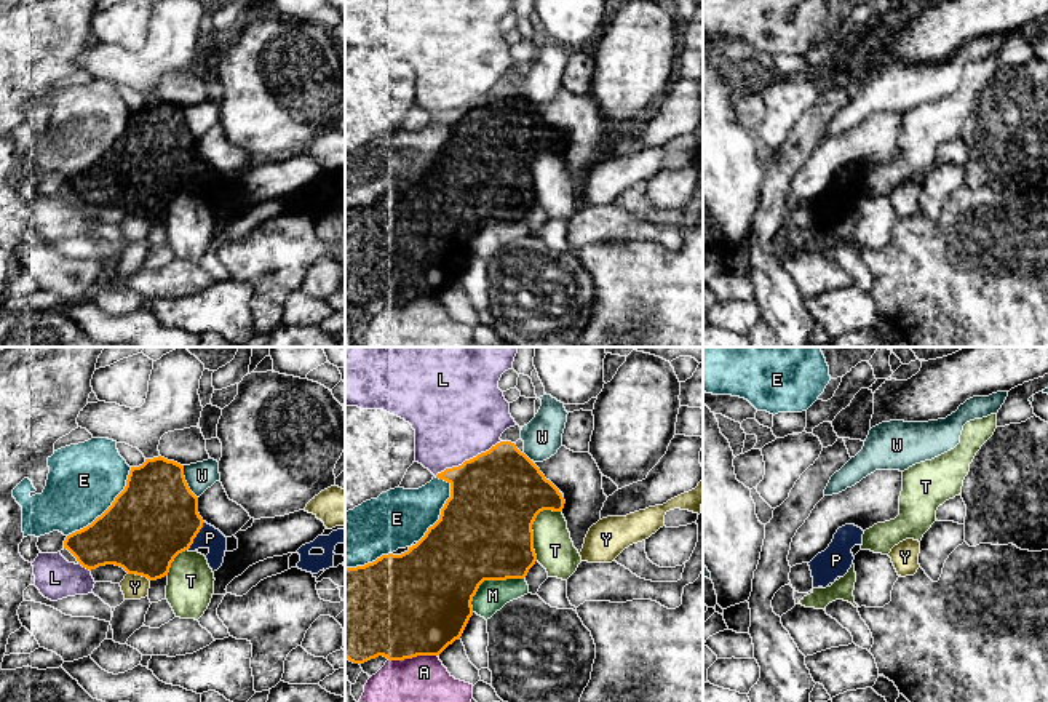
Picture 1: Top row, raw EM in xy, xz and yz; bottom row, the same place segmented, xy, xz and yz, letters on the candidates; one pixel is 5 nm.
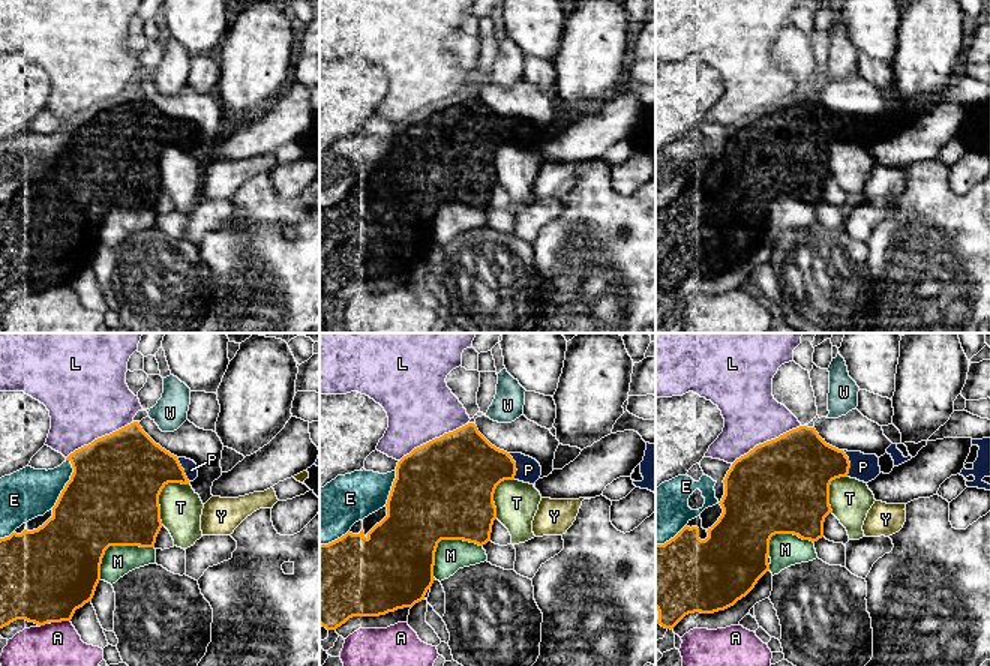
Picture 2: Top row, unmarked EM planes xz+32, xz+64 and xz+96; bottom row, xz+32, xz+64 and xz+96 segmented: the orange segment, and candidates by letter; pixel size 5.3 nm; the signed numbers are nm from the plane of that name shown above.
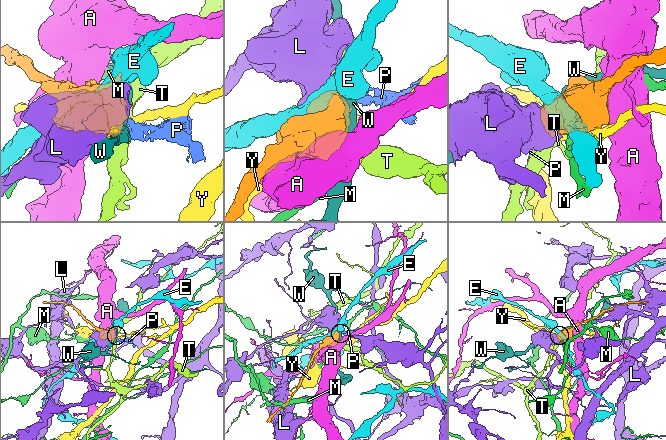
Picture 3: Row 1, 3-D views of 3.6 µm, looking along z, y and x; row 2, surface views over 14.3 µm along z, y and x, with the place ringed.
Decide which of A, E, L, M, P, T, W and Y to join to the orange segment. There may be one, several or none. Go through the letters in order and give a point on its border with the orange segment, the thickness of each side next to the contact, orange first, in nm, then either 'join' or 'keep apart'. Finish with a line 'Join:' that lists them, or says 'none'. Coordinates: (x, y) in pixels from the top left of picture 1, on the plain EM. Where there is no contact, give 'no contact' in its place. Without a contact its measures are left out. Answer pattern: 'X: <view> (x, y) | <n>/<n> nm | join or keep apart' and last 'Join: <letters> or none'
A: xz (412, 298) | 500/460 nm | keep apart
E: xy (109, 149) | 440/360 nm | keep apart
L: xz (467, 103) | 460/460 nm | keep apart
M: xz (488, 221) | 480/160 nm | keep apart
P: xy (195, 178) | 440/110 nm | join
T: xz (531, 168) | 480/200 nm | keep apart
W: xy (186, 123) | 440/140 nm | keep apart
Y: xy (139, 216) | 420/130 nm | keep apart
Join: P

